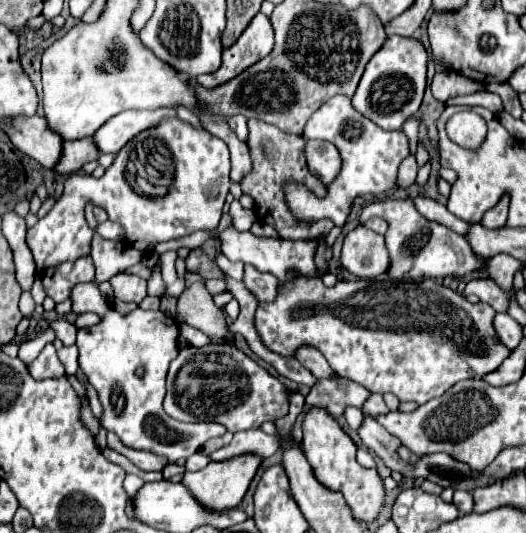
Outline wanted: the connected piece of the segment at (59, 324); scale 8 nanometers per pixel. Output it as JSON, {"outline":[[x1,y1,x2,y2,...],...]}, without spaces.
{"outline":[[56,319,56,321,50,323,50,327,54,327,58,339,64,343,64,347,74,345,74,341,76,341,76,327,72,323,68,323,66,319]]}

